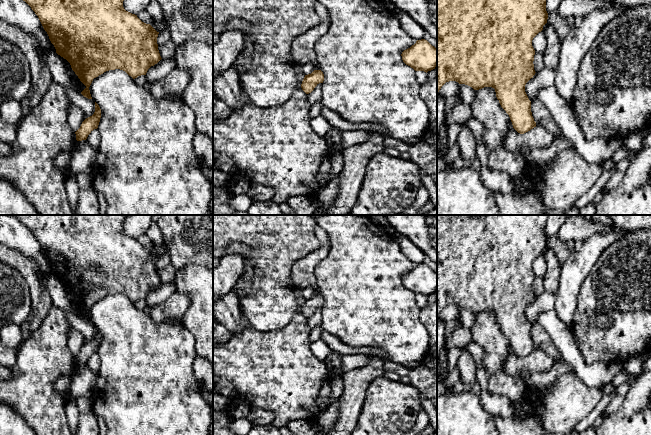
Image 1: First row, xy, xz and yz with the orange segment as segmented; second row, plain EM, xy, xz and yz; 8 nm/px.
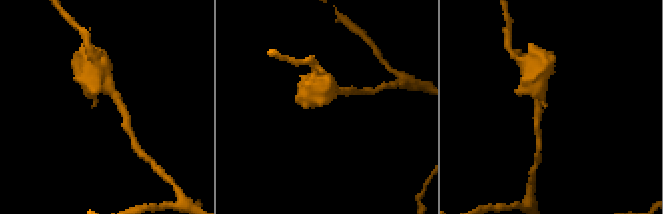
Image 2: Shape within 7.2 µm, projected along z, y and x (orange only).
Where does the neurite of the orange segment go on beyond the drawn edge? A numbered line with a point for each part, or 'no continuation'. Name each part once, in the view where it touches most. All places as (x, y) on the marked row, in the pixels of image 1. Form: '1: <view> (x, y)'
no continuation

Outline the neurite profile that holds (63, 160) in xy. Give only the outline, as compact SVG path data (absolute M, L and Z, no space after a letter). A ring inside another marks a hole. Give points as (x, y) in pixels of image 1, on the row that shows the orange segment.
M72 150L60 152L53 161L55 167L69 174L71 165L71 156Z

